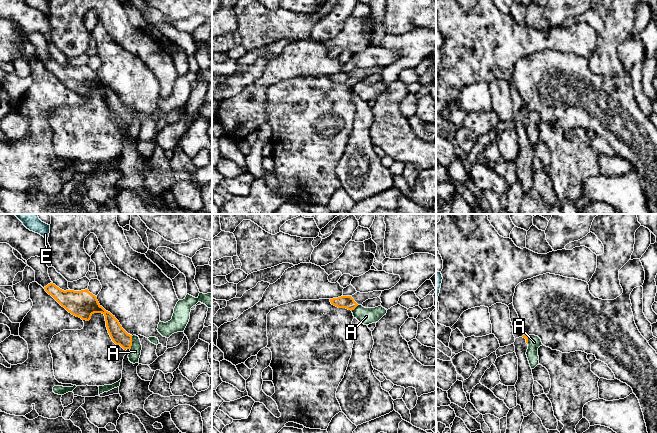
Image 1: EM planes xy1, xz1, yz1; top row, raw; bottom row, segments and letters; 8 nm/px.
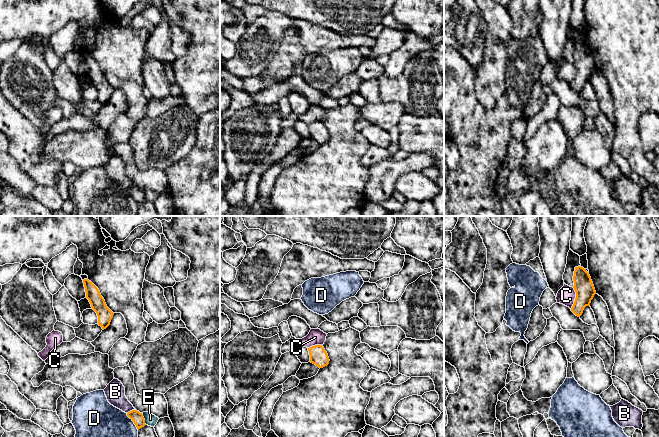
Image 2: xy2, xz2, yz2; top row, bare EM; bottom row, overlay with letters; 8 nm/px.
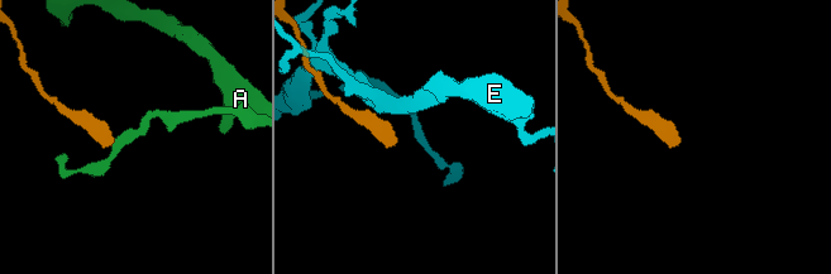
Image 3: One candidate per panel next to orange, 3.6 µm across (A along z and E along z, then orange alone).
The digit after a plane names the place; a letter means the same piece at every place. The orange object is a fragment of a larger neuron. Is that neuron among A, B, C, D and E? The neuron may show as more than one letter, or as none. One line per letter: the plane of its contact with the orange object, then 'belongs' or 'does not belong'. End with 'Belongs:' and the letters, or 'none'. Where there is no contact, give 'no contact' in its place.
A: xy1 | does not belong
B: xy2 | does not belong
C: yz2 | does not belong
D: xy2 | does not belong
E: xy2 | does not belong
Belongs: none

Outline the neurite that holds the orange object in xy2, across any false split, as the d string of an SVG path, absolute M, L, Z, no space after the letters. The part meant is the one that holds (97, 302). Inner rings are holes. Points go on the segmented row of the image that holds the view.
M88 279L83 280L86 298L89 300L92 309L97 313L98 325L106 329L113 318L114 313L107 307L99 289Z

